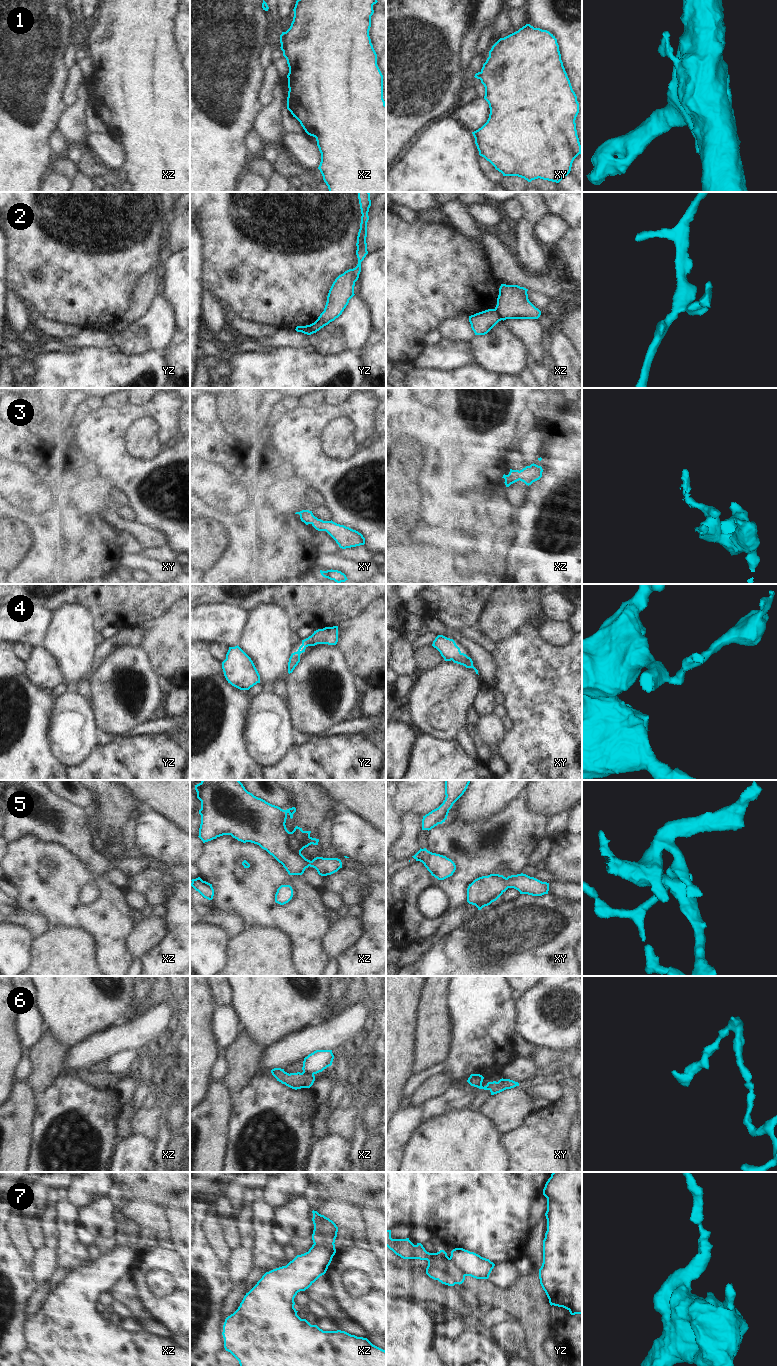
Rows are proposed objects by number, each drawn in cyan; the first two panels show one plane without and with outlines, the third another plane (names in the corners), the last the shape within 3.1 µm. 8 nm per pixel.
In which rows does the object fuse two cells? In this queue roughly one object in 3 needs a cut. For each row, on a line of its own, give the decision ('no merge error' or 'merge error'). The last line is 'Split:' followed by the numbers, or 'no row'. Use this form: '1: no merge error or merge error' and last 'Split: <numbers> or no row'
1: merge error
2: merge error
3: no merge error
4: no merge error
5: no merge error
6: merge error
7: merge error
Split: 1, 2, 6, 7

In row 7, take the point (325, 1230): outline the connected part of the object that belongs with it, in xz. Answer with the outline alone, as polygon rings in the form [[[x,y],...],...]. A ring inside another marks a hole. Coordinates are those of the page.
[[[313,1210],[312,1213],[312,1221],[314,1224],[314,1230],[312,1234],[313,1243],[335,1243],[338,1232],[338,1227],[336,1224],[324,1215],[319,1214],[317,1211]]]

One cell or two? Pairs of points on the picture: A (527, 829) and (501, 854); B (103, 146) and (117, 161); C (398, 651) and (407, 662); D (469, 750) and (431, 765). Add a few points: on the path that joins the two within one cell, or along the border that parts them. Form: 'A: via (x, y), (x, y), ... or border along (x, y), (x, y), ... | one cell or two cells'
A: via (521, 834), (507, 848) | one cell
B: via (106, 150), (113, 157) | one cell
C: via (401, 654), (404, 659) | one cell
D: border along (455, 740), (471, 759), (476, 760) | two cells

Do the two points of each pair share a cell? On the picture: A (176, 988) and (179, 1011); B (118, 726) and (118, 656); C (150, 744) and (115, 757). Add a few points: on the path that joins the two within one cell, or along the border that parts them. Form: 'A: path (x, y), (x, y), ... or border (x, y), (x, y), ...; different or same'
A: path (179, 994), (179, 1005); same
B: path (118, 709), (111, 694), (100, 683), (110, 673); same
C: path (141, 753), (137, 757), (124, 757); same

